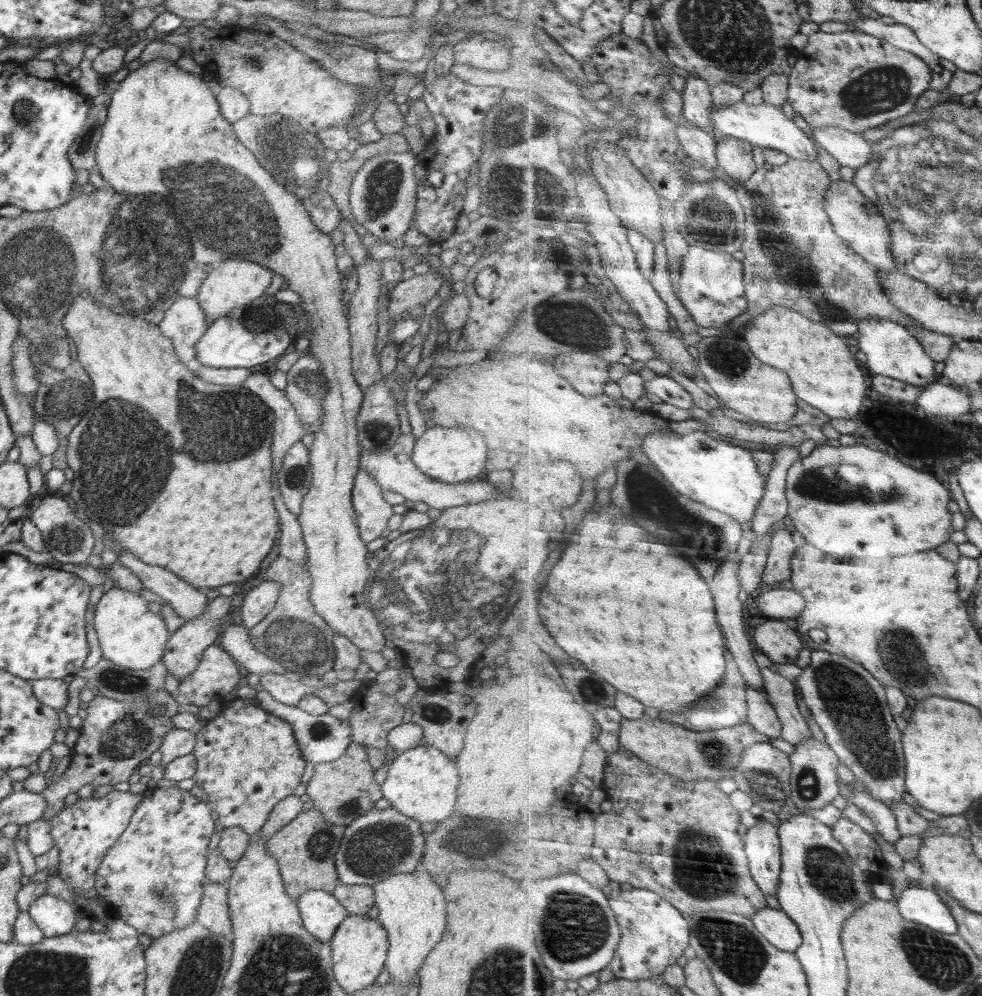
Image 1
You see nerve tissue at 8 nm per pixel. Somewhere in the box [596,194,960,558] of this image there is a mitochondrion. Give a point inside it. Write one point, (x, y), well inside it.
(832, 484)

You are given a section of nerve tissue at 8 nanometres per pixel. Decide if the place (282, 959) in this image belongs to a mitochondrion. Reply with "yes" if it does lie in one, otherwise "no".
yes

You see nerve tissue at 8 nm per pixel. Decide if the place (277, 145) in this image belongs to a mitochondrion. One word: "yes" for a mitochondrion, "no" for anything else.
yes

